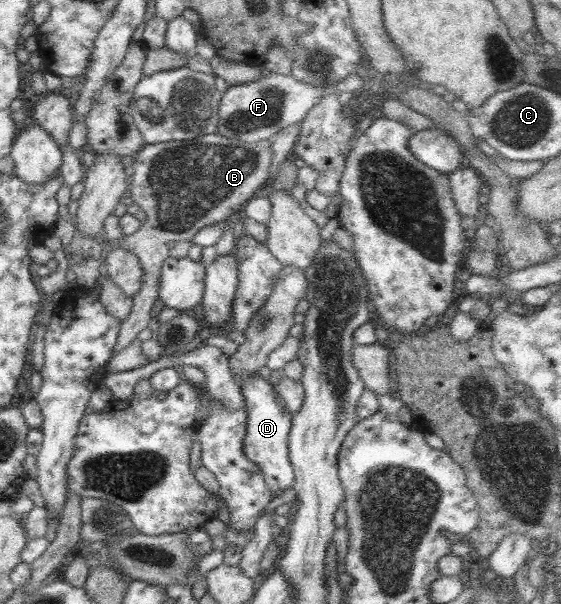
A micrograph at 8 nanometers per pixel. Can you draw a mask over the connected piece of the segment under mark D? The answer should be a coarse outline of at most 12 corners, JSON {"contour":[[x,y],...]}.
{"contour":[[258,374],[239,386],[247,414],[243,454],[272,496],[295,484],[293,414]]}

